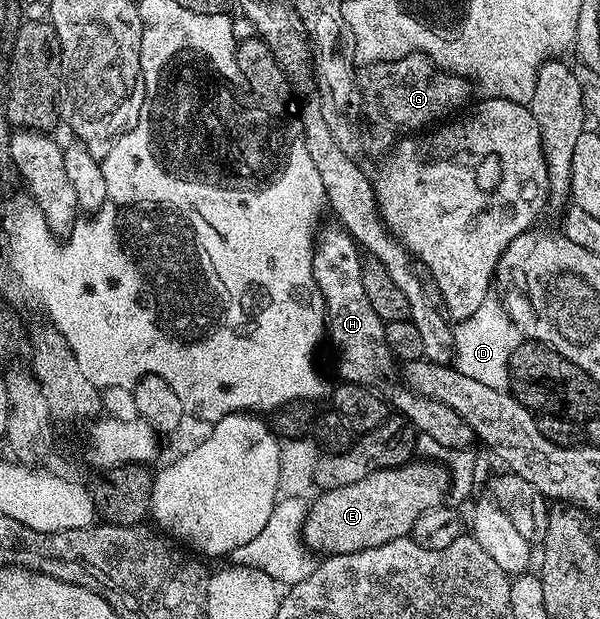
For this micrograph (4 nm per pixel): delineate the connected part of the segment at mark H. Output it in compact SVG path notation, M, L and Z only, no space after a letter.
M323 227L317 233L314 245L314 257L312 258L312 270L318 292L322 295L322 305L326 307L325 343L330 343L330 352L334 355L334 368L338 371L338 380L347 384L373 385L373 380L386 376L390 372L392 357L390 348L384 338L386 325L372 310L372 302L368 302L368 294L364 294L364 282L362 281L362 262L360 249L354 239L341 227Z

